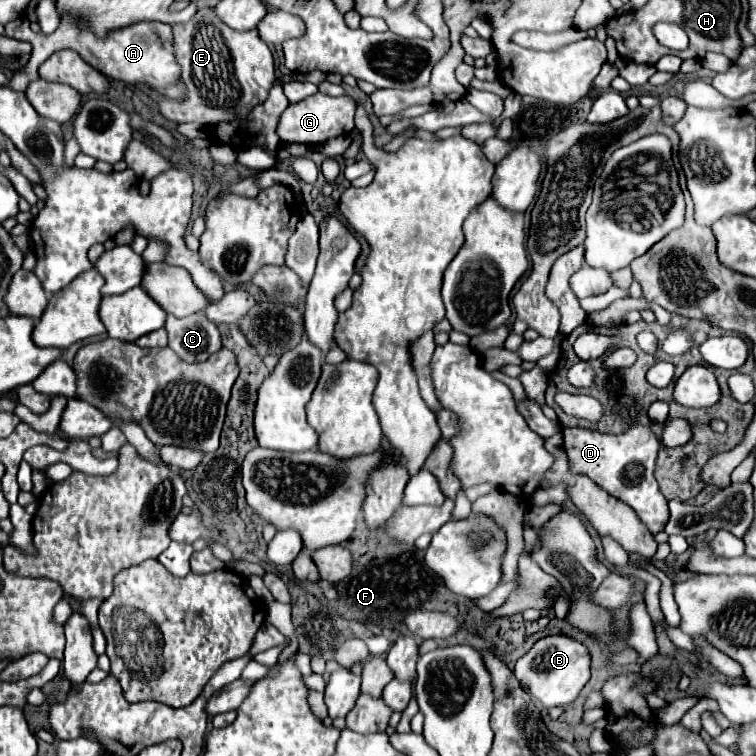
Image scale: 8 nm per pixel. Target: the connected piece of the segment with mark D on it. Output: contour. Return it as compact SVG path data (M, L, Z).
M633 426L619 436L609 436L585 428L567 428L563 430L563 448L569 458L571 474L585 474L599 488L629 504L637 512L639 520L649 528L649 532L657 534L665 528L669 520L669 508L667 498L661 494L659 484L653 476L659 440L651 432L651 428Z

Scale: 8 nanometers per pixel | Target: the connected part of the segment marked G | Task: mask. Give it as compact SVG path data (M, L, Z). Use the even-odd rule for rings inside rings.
M313 94L309 98L305 98L303 102L297 104L289 104L287 110L283 112L279 126L277 126L277 134L281 138L281 142L297 142L297 144L313 144L319 146L331 138L337 136L347 136L355 124L353 124L353 116L355 116L355 100L351 96L327 96L327 94Z

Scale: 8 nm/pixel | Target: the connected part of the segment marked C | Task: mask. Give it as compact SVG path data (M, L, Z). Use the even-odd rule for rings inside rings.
M193 314L187 318L167 316L165 330L169 334L169 348L189 364L205 362L211 354L221 350L221 336L215 324Z

